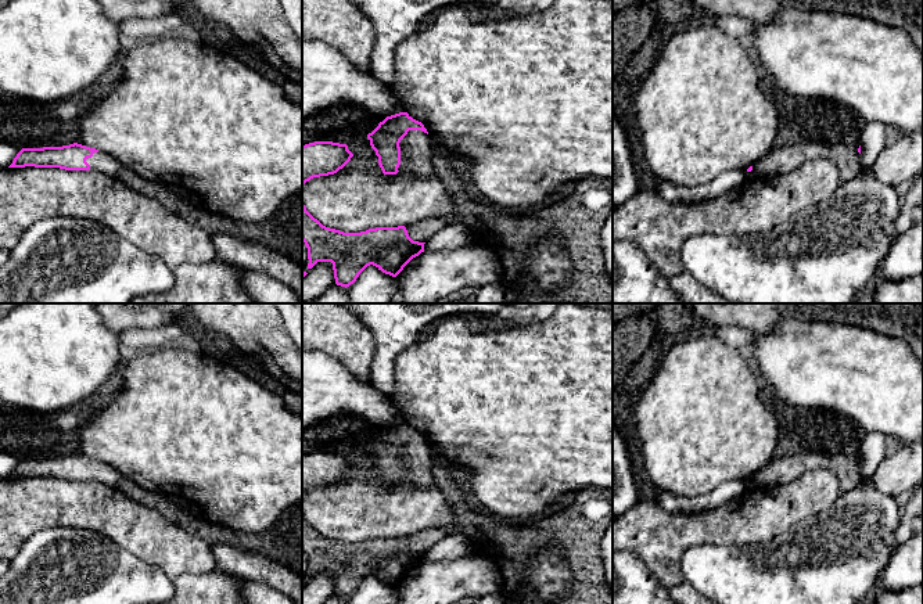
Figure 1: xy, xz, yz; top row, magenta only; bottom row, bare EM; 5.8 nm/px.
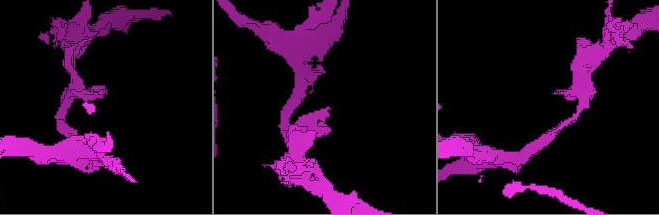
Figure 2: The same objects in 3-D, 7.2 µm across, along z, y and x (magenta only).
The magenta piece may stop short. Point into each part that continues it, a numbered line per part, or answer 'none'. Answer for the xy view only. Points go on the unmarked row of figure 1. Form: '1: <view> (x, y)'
none

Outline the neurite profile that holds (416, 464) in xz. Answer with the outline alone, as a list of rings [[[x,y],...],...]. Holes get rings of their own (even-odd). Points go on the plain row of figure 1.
[[[409,441],[401,450],[399,482],[410,482],[419,488],[435,485],[430,445],[421,441]]]

